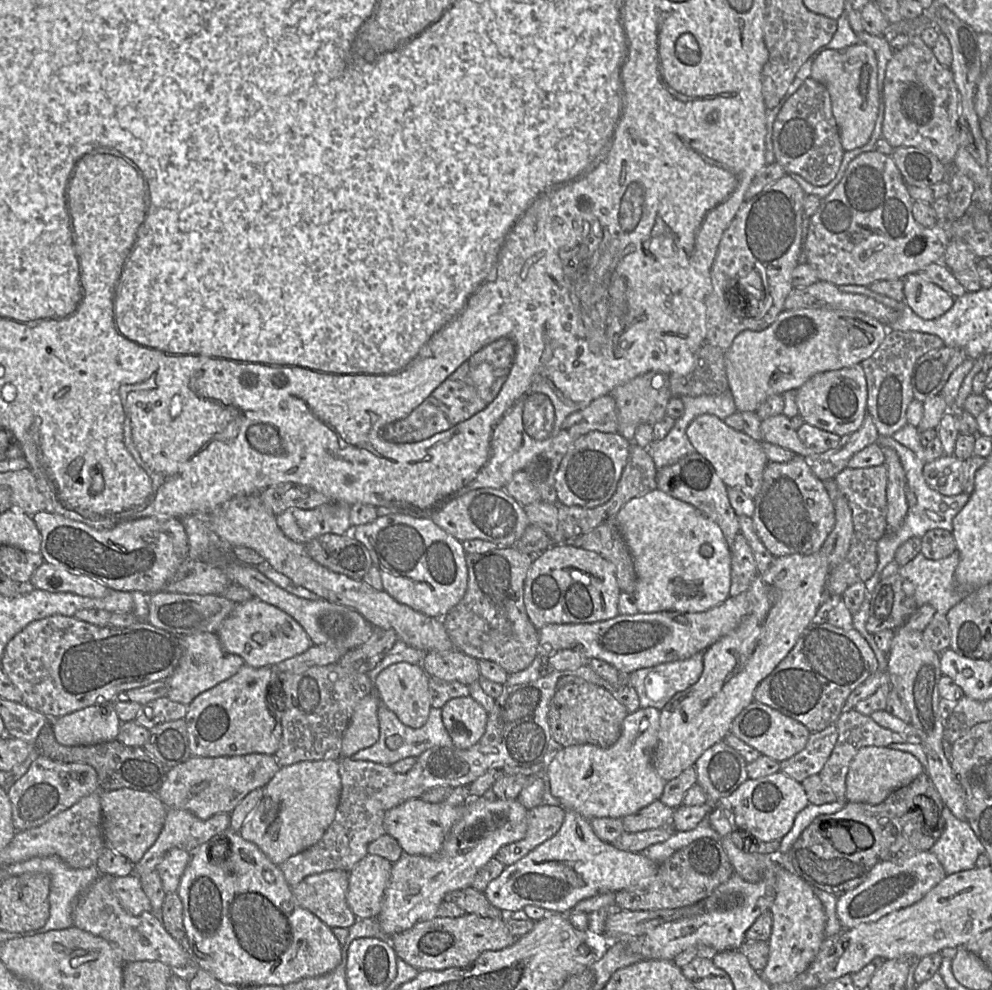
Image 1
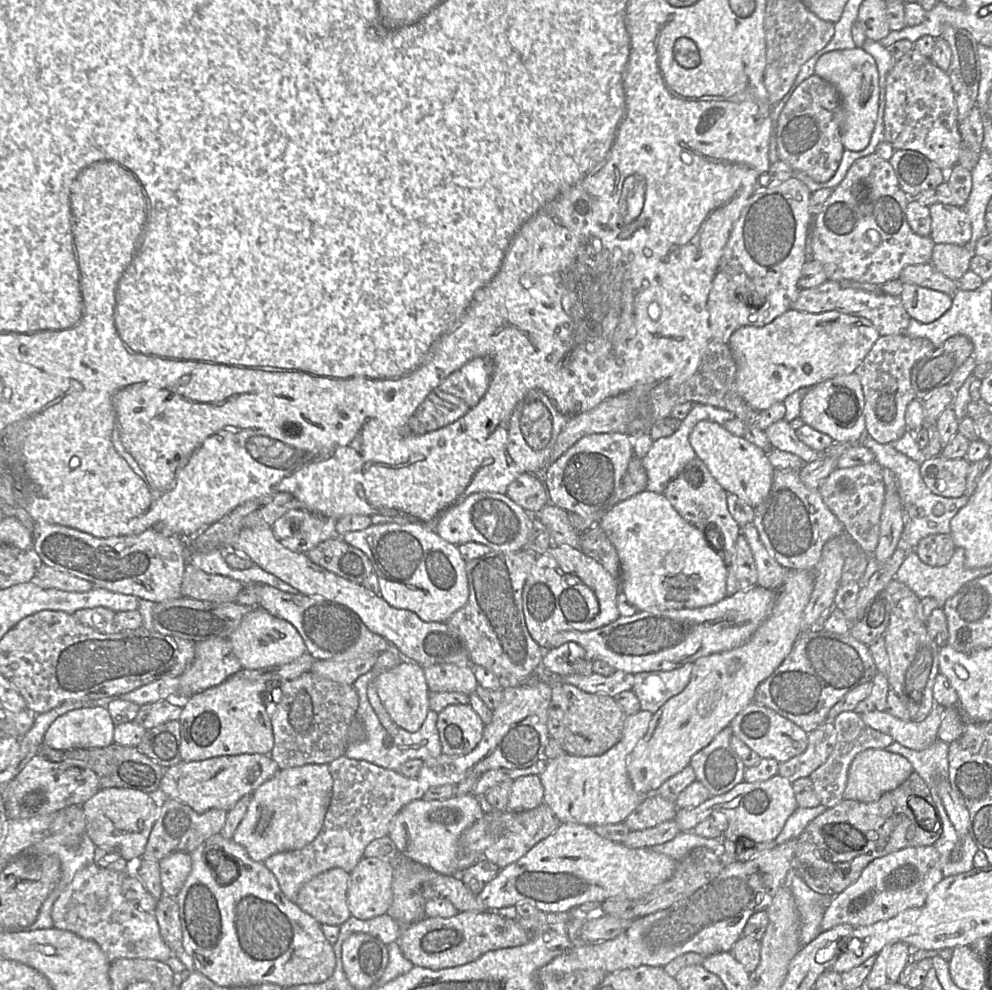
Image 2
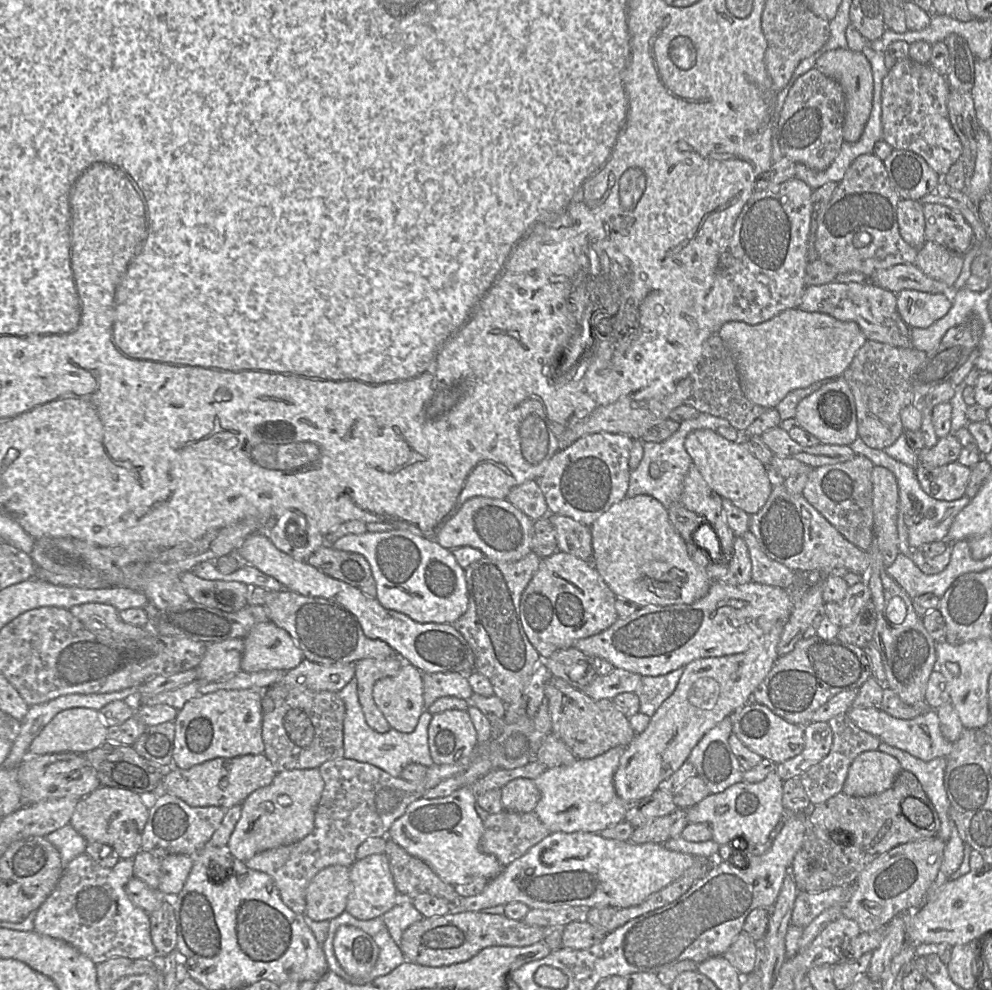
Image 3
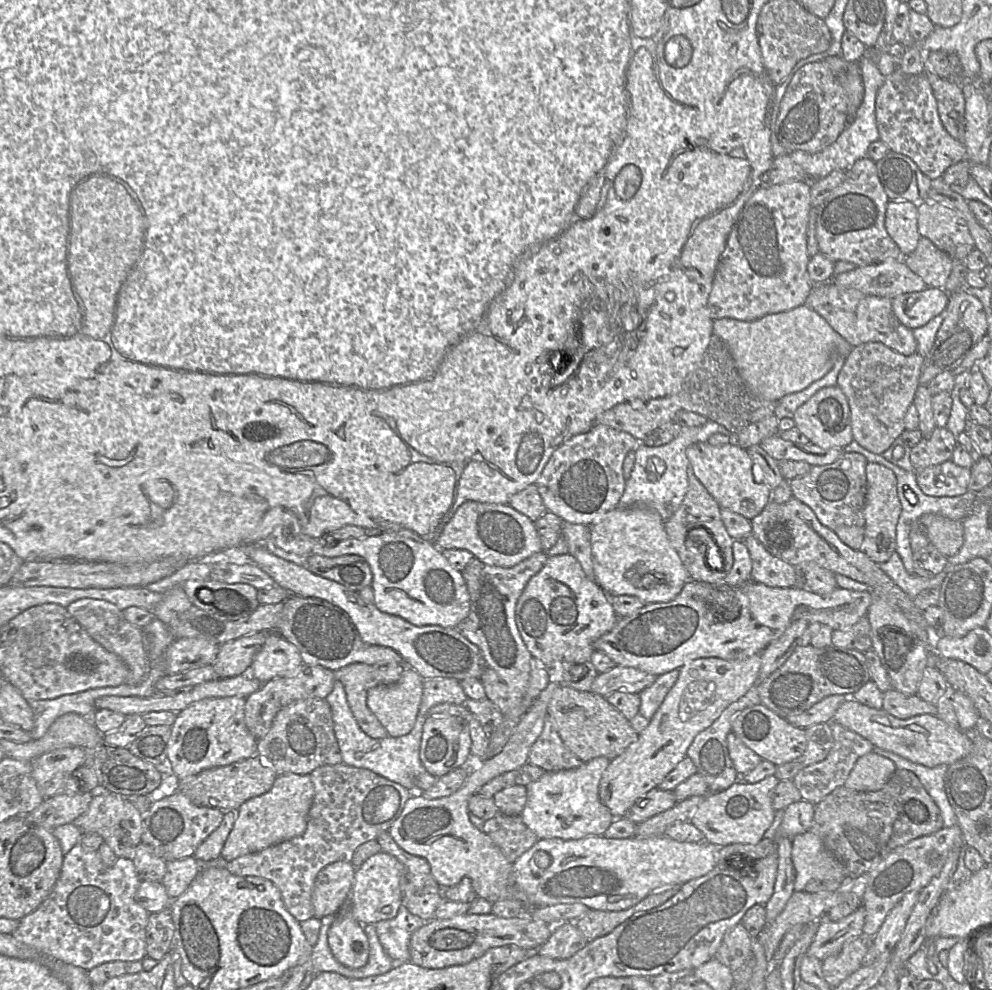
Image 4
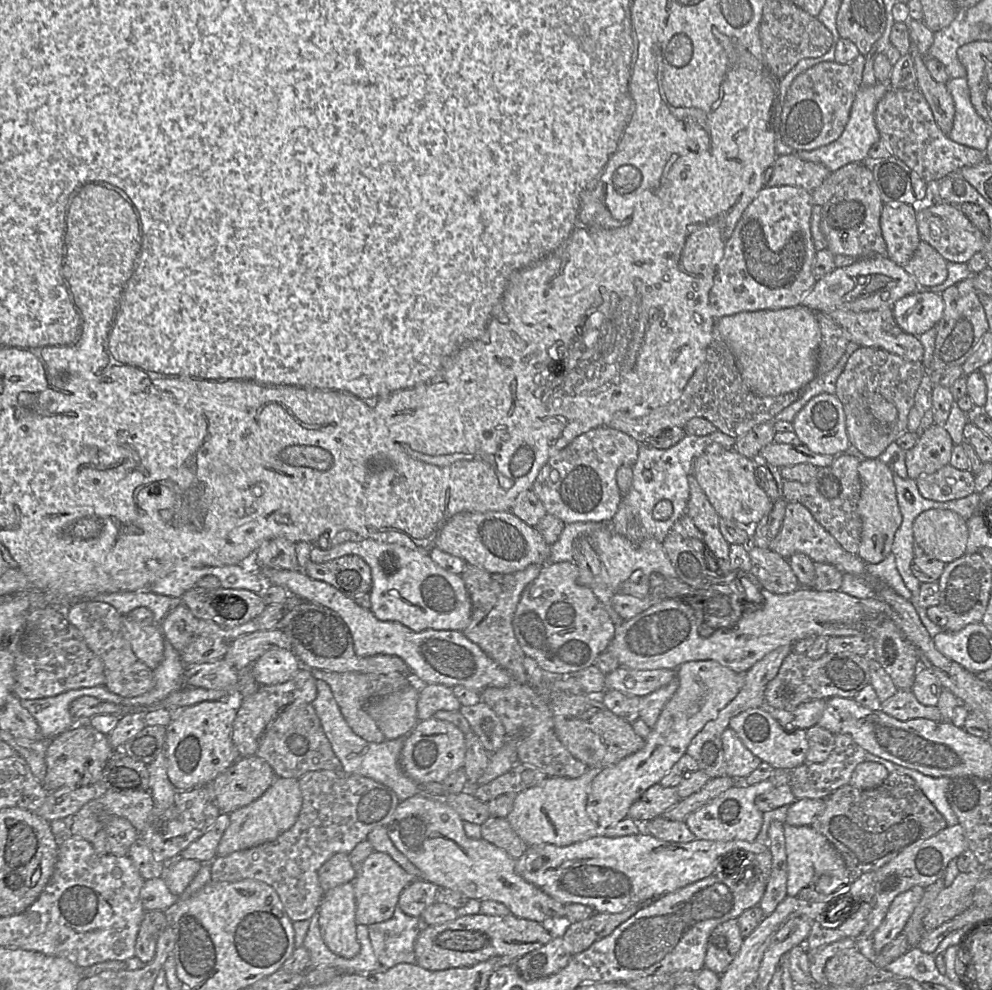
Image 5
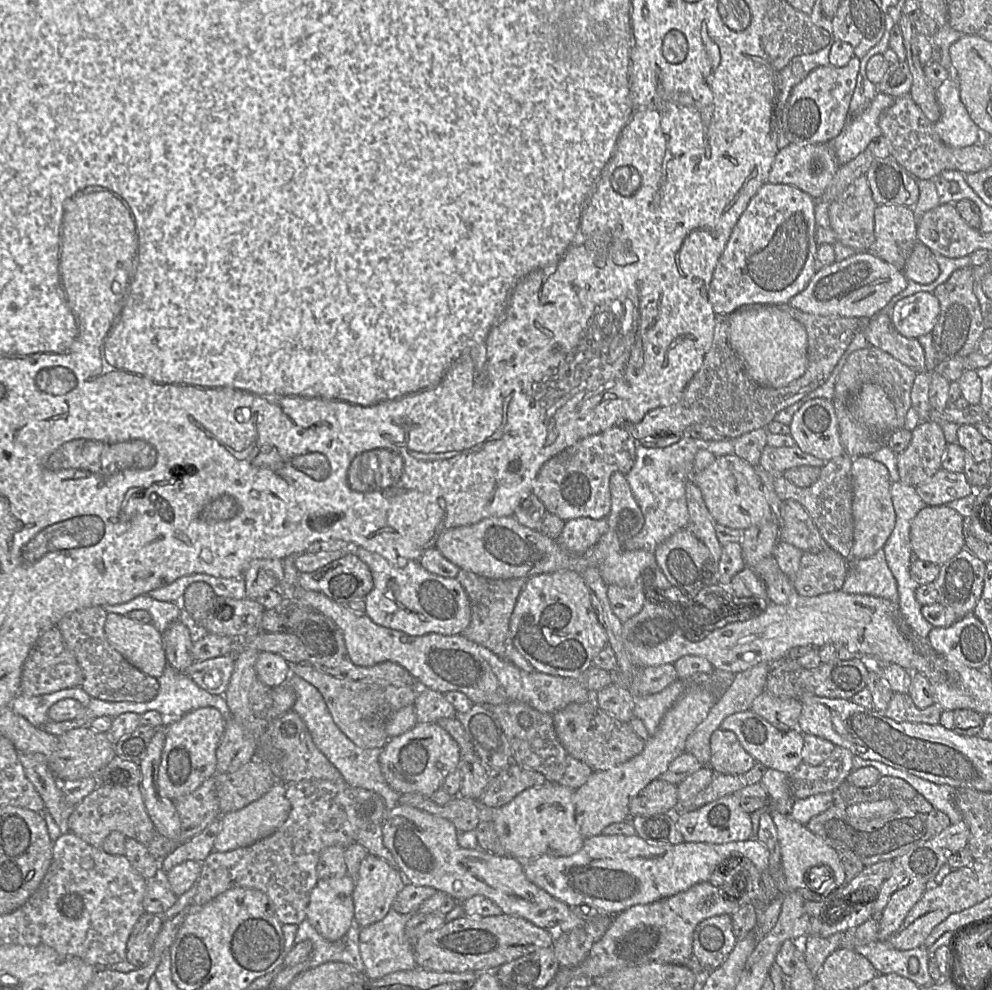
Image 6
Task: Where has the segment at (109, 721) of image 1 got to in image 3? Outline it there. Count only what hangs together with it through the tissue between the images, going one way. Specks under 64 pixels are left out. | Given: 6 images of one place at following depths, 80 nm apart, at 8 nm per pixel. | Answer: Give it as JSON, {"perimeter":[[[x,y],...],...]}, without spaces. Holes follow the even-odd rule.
{"perimeter":[[[71,708],[58,713],[33,740],[28,757],[44,754],[86,753],[107,742],[108,727],[101,720],[100,711],[90,708]]]}

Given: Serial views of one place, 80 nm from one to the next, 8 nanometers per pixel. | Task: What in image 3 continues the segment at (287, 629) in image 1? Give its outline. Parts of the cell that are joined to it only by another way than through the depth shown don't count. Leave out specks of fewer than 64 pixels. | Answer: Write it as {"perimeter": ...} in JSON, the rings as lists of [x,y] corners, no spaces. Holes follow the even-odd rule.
{"perimeter":[[[270,620],[255,625],[243,638],[241,670],[291,670],[305,660],[290,634]]]}

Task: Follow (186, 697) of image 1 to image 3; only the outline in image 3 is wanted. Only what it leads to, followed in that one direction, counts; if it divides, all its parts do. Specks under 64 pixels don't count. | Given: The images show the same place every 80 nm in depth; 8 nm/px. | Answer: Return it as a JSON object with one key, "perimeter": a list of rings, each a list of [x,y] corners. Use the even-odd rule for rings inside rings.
{"perimeter":[[[231,638],[207,644],[206,652],[195,668],[197,678],[215,681],[232,676],[241,670],[243,651],[244,640],[242,638]]]}

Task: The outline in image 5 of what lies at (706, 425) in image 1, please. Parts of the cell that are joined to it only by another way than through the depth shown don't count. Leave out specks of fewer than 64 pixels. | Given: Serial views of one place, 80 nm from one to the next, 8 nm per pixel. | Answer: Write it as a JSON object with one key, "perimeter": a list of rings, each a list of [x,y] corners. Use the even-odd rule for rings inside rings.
{"perimeter":[[[734,449],[718,454],[702,453],[693,463],[693,475],[721,518],[753,527],[771,507],[771,500],[757,482],[752,459]]]}

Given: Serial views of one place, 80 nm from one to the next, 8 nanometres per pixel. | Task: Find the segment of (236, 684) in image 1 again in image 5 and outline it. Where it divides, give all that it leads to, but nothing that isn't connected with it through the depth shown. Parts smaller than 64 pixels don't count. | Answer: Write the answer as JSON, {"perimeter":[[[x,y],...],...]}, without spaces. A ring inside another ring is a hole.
{"perimeter":[[[233,693],[227,700],[202,701],[185,707],[166,726],[167,775],[177,791],[205,786],[240,758],[232,741],[232,729],[241,699]]]}

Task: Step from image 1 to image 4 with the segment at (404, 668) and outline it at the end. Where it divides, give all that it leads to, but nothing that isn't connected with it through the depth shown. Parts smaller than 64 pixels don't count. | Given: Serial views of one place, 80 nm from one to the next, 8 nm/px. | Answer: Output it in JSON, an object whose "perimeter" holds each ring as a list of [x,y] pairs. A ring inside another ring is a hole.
{"perimeter":[[[406,666],[401,678],[394,684],[378,685],[369,690],[367,706],[386,729],[388,736],[401,737],[414,727],[419,715],[424,679],[412,668]]]}

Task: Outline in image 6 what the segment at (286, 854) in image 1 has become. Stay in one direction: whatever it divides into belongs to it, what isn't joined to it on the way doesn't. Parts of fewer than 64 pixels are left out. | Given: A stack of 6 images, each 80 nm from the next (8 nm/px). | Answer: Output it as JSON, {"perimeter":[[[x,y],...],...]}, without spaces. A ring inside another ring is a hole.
{"perimeter":[[[277,781],[263,796],[247,806],[225,813],[220,818],[220,829],[214,850],[225,852],[245,847],[273,834],[288,818],[291,803],[286,797],[287,784]]]}

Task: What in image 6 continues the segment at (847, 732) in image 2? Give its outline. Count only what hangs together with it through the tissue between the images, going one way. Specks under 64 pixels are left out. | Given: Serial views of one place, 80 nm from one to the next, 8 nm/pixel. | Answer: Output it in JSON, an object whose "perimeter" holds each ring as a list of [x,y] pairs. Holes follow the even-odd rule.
{"perimeter":[[[835,746],[830,756],[820,765],[801,763],[789,775],[789,788],[794,799],[833,792],[853,770],[854,754],[841,746]]]}

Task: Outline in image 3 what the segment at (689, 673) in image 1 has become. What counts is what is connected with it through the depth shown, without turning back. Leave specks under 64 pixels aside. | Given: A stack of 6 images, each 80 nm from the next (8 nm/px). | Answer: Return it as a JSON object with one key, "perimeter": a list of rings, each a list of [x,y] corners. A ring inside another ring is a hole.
{"perimeter":[[[684,667],[661,676],[642,676],[634,691],[640,700],[639,712],[652,717],[661,704],[675,691]]]}

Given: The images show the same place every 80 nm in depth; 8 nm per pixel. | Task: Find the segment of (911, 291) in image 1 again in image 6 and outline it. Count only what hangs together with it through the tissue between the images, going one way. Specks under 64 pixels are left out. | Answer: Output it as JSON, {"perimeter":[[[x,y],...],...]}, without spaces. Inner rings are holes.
{"perimeter":[[[917,292],[902,298],[892,308],[891,322],[906,338],[915,338],[931,333],[940,311],[939,300],[933,293]]]}

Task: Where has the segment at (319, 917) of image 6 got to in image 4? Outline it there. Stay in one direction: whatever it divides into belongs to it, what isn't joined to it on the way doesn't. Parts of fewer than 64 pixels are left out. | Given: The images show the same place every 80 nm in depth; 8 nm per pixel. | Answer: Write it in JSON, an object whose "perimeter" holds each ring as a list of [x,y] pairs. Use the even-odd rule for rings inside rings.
{"perimeter":[[[348,904],[333,917],[328,945],[334,958],[349,968],[363,967],[369,958],[369,941],[363,925],[351,914]]]}

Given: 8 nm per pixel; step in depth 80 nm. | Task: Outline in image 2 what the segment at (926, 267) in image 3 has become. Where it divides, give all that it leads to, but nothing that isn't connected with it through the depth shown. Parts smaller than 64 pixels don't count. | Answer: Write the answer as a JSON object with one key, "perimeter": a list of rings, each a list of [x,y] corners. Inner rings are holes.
{"perimeter":[[[939,243],[933,248],[930,264],[949,279],[958,282],[967,271],[970,271],[970,262],[974,255],[965,246]]]}

